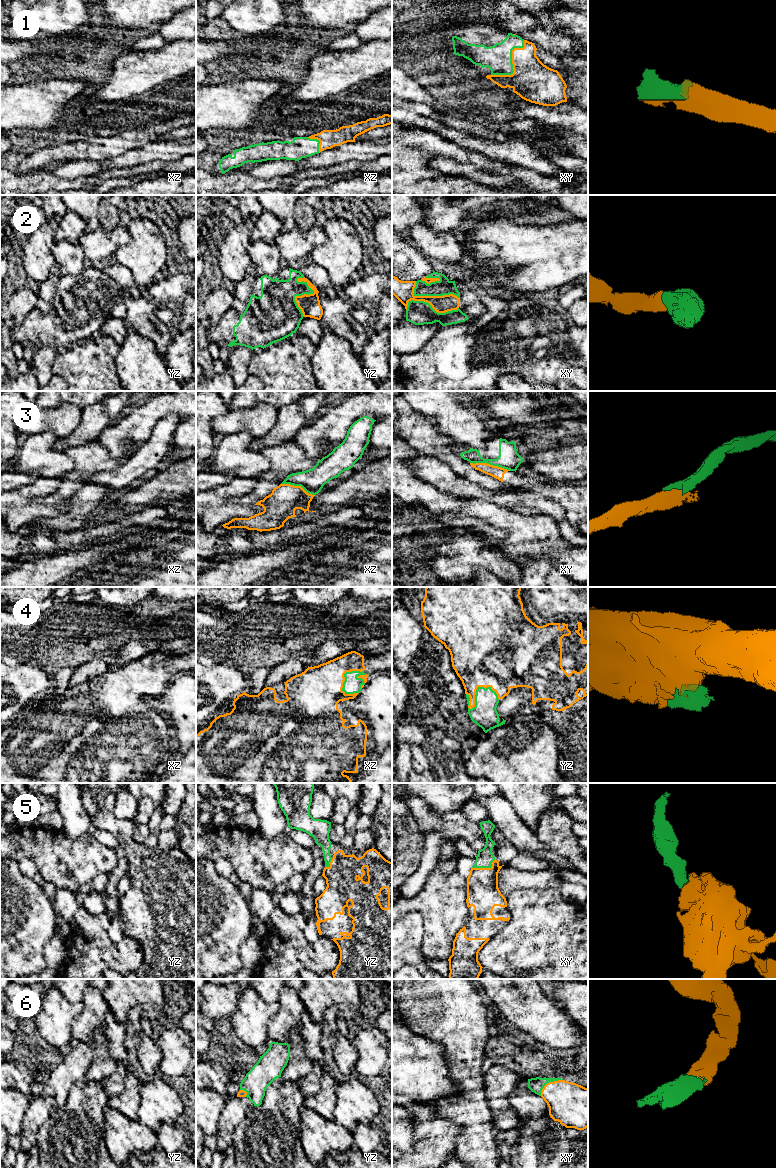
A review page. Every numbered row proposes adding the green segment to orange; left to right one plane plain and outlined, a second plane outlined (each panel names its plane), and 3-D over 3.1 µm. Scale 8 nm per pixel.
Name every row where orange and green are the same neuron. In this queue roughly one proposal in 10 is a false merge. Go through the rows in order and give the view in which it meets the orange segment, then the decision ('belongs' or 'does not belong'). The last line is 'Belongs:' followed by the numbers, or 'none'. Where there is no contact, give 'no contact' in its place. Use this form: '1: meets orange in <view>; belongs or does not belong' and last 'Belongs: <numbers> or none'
1: meets orange in xy; belongs
2: meets orange in yz; belongs
3: meets orange in xy; does not belong
4: meets orange in yz; belongs
5: meets orange in xy; belongs
6: meets orange in xy; belongs
Belongs: 1, 2, 4, 5, 6

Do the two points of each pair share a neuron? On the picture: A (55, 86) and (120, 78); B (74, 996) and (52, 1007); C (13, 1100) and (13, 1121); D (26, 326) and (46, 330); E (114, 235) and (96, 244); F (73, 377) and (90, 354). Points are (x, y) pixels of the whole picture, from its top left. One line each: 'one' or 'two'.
A: two
B: two
C: one
D: one
E: one
F: one

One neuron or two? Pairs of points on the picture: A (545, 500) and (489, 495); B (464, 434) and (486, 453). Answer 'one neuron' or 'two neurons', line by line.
A: one neuron
B: two neurons

